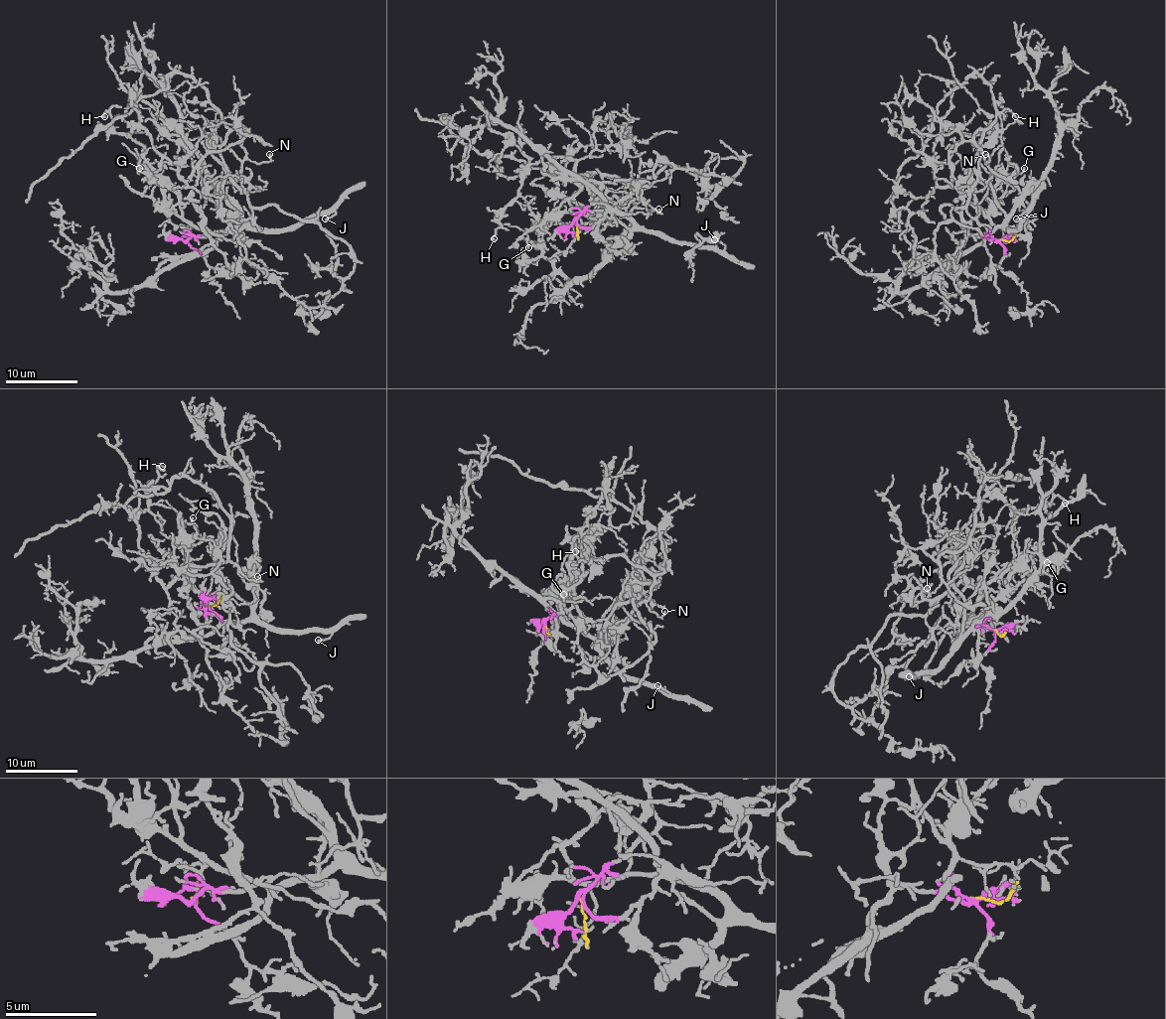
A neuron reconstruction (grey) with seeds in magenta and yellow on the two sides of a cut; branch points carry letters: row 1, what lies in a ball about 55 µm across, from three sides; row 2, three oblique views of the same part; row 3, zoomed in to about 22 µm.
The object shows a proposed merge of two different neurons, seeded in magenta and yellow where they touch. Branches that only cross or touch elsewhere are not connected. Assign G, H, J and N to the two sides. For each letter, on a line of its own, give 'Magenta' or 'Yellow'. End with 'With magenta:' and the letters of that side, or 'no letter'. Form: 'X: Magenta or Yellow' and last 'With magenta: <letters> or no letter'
G: Yellow
H: Magenta
J: Yellow
N: Magenta
With magenta: H, N

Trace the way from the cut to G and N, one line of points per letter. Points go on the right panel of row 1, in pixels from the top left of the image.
G: (998, 239), (1010, 240), (1016, 230), (996, 226), (990, 220), (992, 187), (1009, 165), (1019, 173), (1025, 167)
N: (998, 240), (967, 233), (961, 191), (949, 162), (949, 153), (963, 142), (970, 142), (987, 163), (985, 154)

